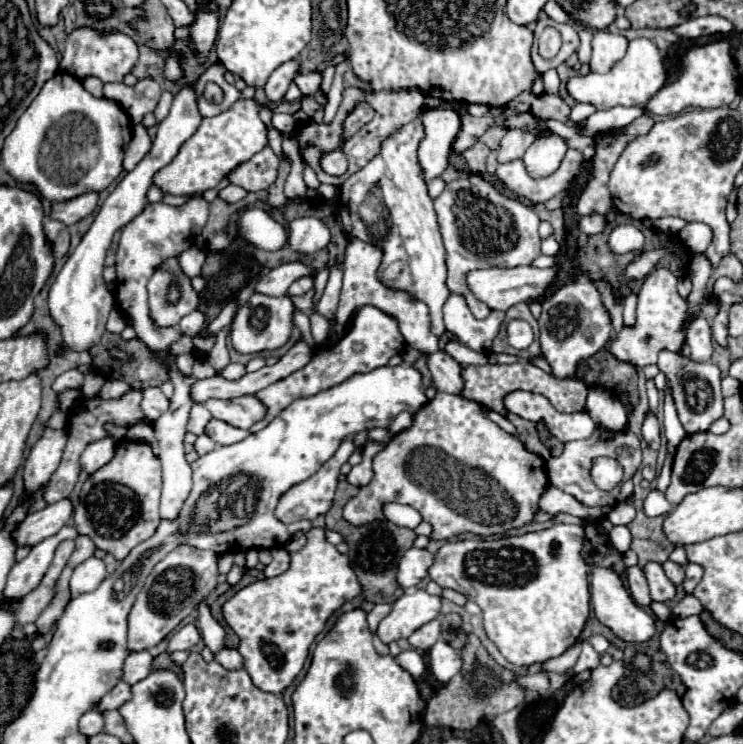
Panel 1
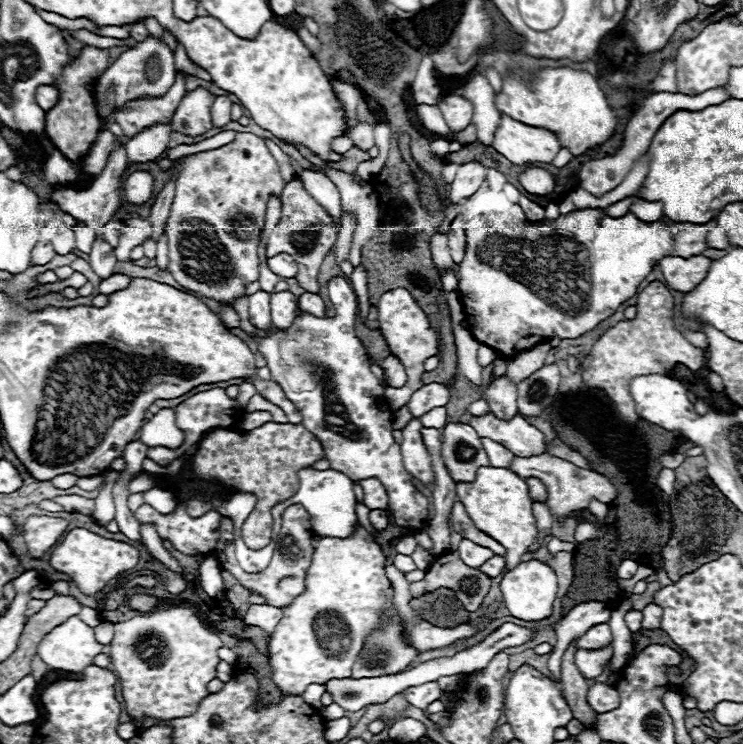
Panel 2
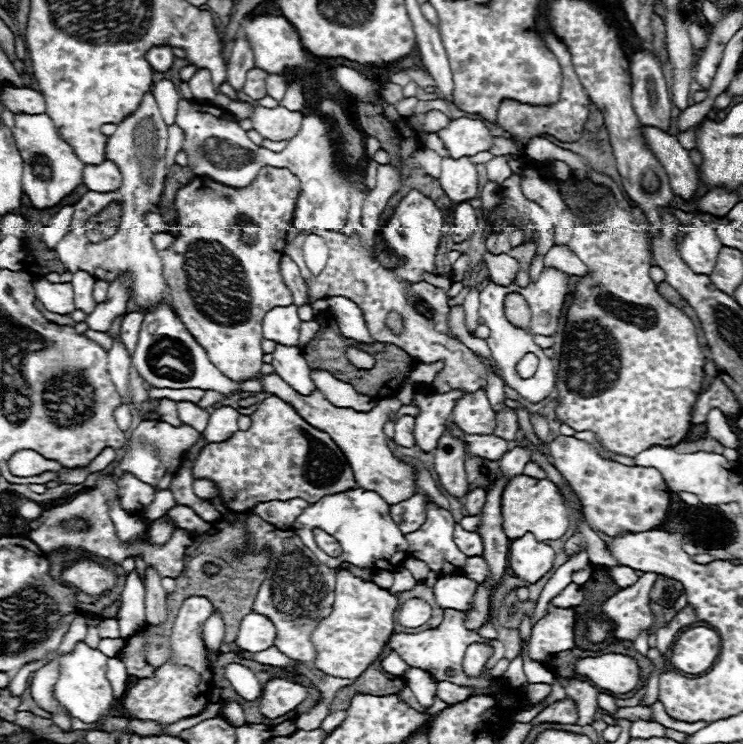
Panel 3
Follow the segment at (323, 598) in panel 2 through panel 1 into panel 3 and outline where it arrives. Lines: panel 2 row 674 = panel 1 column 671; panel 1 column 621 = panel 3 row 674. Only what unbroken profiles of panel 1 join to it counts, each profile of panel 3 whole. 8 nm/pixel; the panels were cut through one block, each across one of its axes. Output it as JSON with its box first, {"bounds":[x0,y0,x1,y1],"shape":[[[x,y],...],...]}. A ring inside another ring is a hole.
{"bounds":[312,568,398,680],"shape":[[[340,568],[336,572],[334,594],[336,600],[332,614],[318,624],[316,632],[312,632],[312,642],[318,652],[318,658],[312,666],[338,678],[354,680],[384,652],[394,630],[398,596],[390,596],[388,590],[382,590],[374,582],[364,582],[362,578],[356,578]]]}

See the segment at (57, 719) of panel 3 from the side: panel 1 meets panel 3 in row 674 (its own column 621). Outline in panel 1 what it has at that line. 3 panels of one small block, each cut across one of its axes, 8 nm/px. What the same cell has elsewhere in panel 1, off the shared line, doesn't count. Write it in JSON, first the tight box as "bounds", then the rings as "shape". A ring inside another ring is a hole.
{"bounds":[590,32,629,72],"shape":[[[594,32],[590,68],[594,72],[608,72],[625,55],[628,44],[629,41],[618,32]]]}

